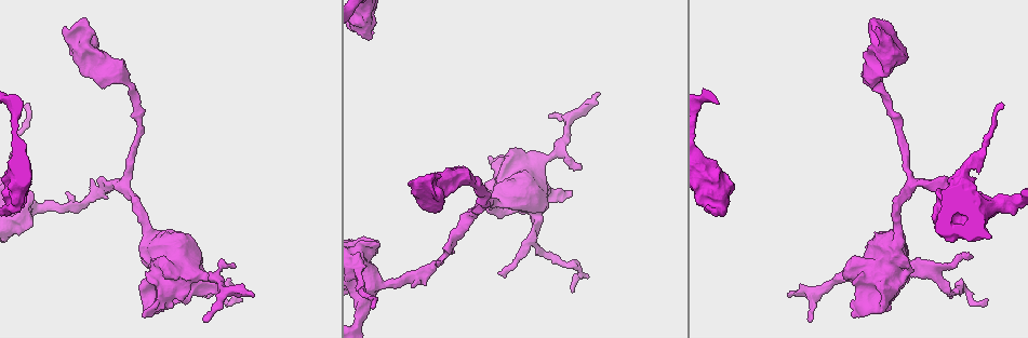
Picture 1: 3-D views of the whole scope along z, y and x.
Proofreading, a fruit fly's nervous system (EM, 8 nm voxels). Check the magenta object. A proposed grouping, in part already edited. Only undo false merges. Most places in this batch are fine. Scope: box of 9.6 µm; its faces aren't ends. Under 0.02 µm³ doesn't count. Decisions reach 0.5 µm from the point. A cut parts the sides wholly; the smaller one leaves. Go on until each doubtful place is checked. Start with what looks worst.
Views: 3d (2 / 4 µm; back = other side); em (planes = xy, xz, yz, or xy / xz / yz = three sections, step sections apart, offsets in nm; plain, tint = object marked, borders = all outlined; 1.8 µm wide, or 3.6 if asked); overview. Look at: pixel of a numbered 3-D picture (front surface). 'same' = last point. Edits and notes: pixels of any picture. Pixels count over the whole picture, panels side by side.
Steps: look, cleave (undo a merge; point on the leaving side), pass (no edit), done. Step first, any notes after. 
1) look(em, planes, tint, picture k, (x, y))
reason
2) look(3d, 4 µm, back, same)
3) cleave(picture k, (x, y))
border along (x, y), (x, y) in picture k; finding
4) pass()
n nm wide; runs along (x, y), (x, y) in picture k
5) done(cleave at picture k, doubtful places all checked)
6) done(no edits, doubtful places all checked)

look(em, planes, borders, picture 1, (967, 206))
sharp bend

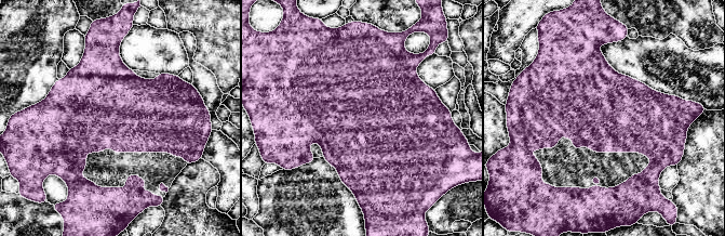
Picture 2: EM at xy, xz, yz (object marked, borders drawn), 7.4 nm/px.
pass()
all the same neuron

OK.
look(3d, 2 µm, back, picture 1, (531, 242))
sudden change in width

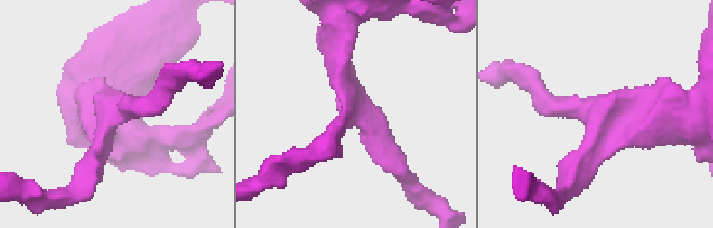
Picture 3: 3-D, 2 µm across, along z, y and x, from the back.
look(em, yz, step 8, tint, picture 3, (109, 112))
shape alone is not enough

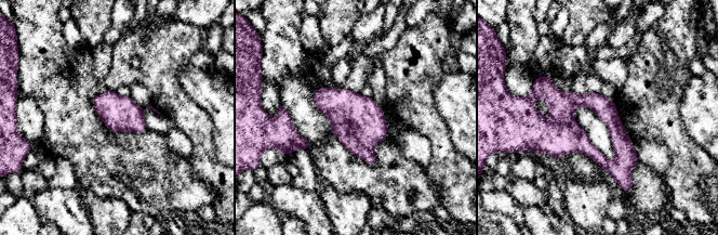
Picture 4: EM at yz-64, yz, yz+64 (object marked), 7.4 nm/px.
look(em, xz, step 16, tint, same)
another direction

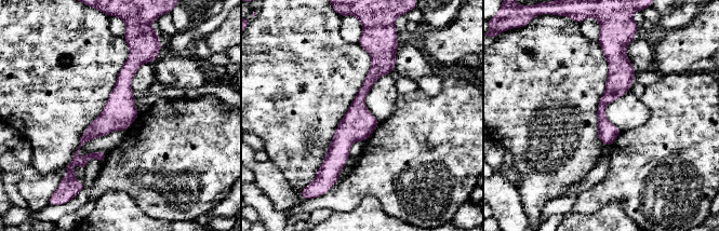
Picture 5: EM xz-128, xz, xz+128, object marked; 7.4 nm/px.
pass()
100 nm wide; runs along (368, 48), (375, 72), (335, 171) in picture 5; continuous, no second neuron

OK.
look(em, planes, tint, picture 1, (723, 194))
sharp bend

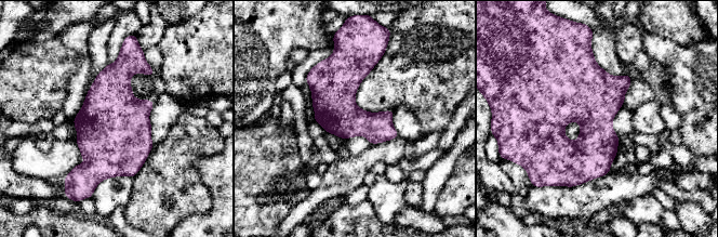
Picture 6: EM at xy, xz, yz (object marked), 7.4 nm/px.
pass()
320 nm wide; continuous, no second neuron

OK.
look(3d, 4 µm, picture 1, (908, 270))
touches itself

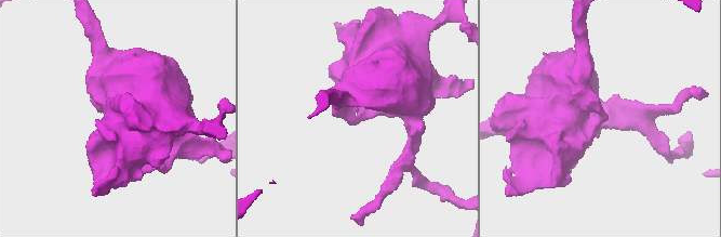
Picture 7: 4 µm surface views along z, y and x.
look(em, yz, step 16, tint, picture 7, (357, 119))

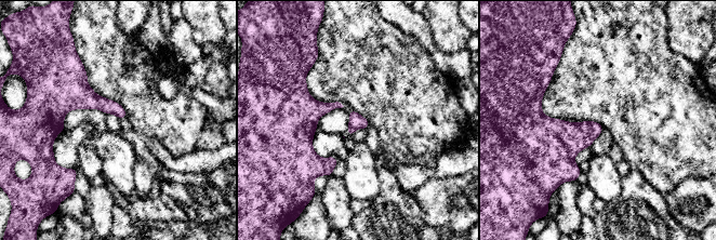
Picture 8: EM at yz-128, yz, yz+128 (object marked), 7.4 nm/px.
look(em, planes, tint, same)
another direction

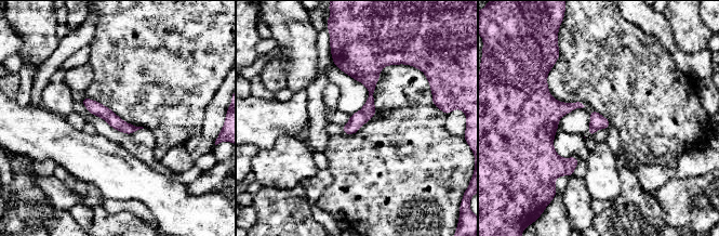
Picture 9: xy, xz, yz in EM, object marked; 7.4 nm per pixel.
pass()
all the same neuron

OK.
done(no edits, doubtful places all checked)

